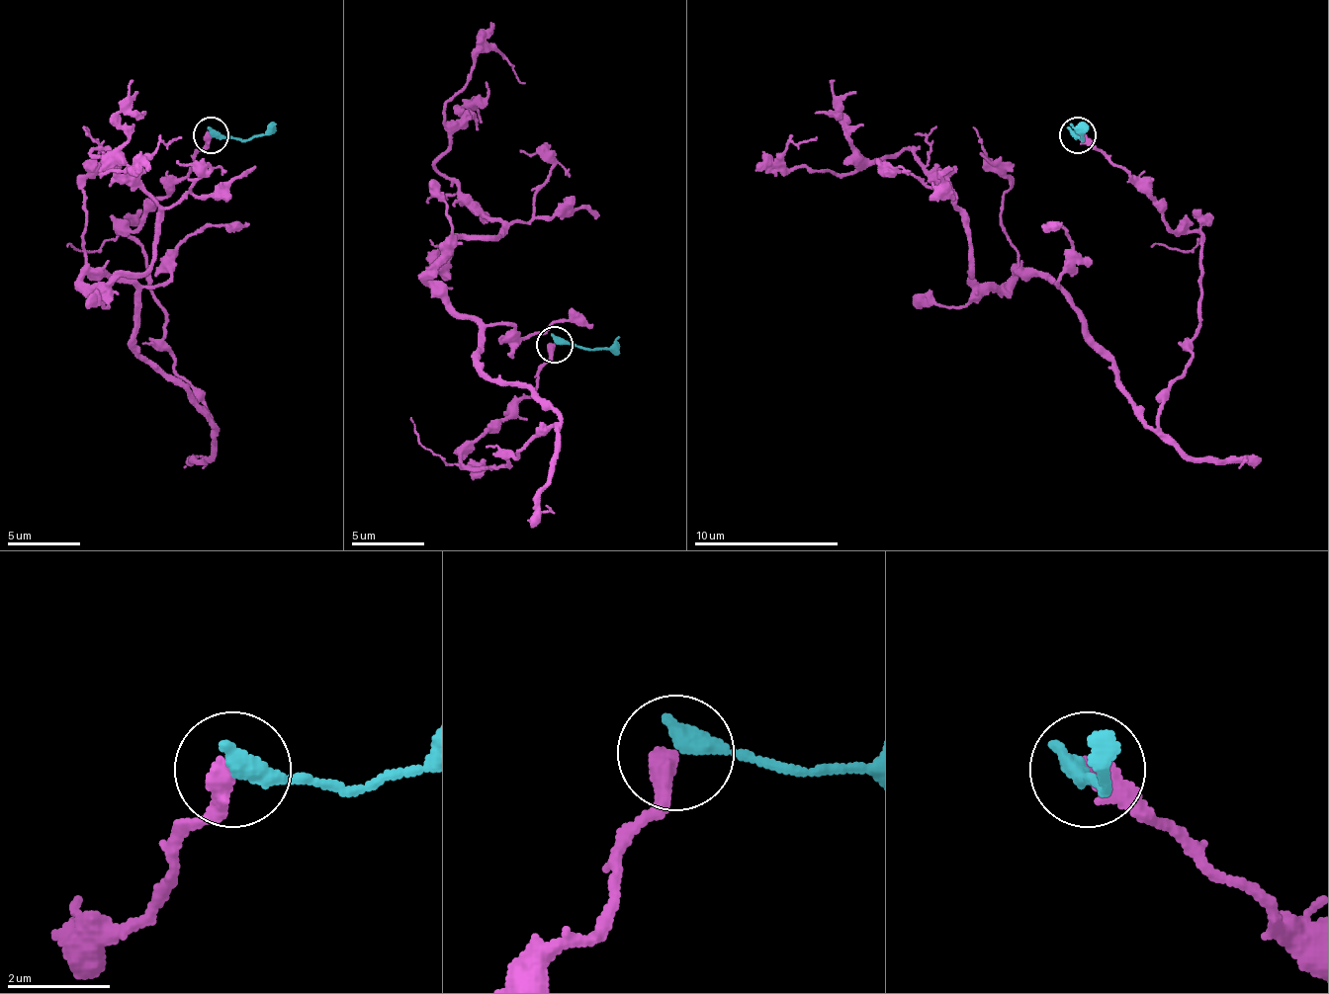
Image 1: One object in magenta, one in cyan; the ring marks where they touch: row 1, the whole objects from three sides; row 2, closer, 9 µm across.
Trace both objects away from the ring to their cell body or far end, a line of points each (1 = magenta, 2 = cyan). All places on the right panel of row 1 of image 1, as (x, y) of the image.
1: (1077, 133), (1196, 228), (1200, 333), (1153, 428), (1062, 289), (971, 275), (910, 148), (790, 170), (815, 137)
2: (1077, 133), (1084, 137), (1069, 123)

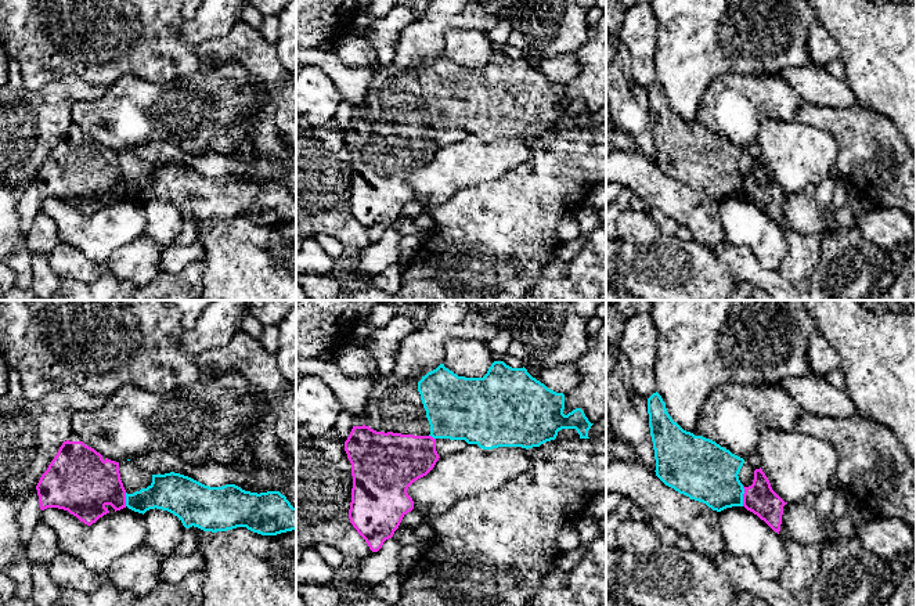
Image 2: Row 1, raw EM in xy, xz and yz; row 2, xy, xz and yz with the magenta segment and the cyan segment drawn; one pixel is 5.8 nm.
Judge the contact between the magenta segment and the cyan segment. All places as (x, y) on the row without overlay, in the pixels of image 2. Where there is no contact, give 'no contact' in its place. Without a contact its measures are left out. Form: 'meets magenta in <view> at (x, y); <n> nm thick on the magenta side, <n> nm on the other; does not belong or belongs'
meets magenta in yz at (743, 186); 180 nm thick on the magenta side, 340 nm on the other; does not belong

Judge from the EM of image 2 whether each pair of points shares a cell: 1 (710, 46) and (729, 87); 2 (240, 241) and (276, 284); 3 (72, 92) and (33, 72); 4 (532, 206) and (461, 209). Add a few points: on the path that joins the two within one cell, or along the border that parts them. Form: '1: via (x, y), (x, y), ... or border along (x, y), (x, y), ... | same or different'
1: border along (756, 74), (721, 74), (702, 98) | different
2: via (244, 252), (264, 273) | same
3: border along (83, 79), (67, 75), (38, 89), (24, 87) | different
4: via (514, 206), (482, 205), (479, 208) | same

